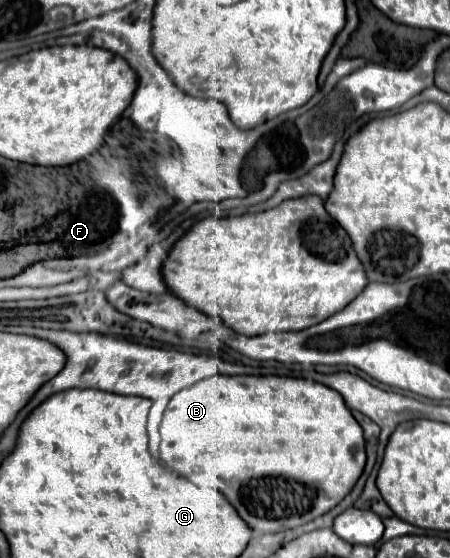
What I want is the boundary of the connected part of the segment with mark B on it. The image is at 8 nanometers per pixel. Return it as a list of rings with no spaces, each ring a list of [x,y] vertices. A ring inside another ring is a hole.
[[[212,376],[188,390],[180,390],[162,412],[160,421],[160,444],[154,460],[186,476],[200,490],[222,492],[240,518],[260,534],[304,526],[326,514],[354,488],[366,464],[362,428],[350,410],[346,412],[342,396],[308,378]]]

